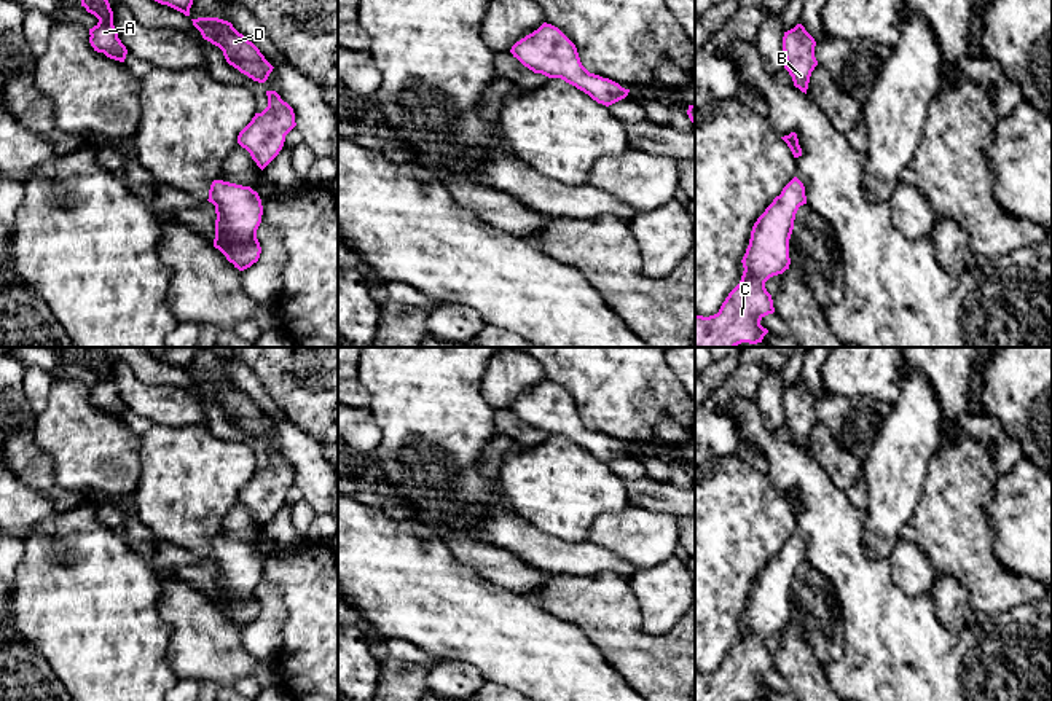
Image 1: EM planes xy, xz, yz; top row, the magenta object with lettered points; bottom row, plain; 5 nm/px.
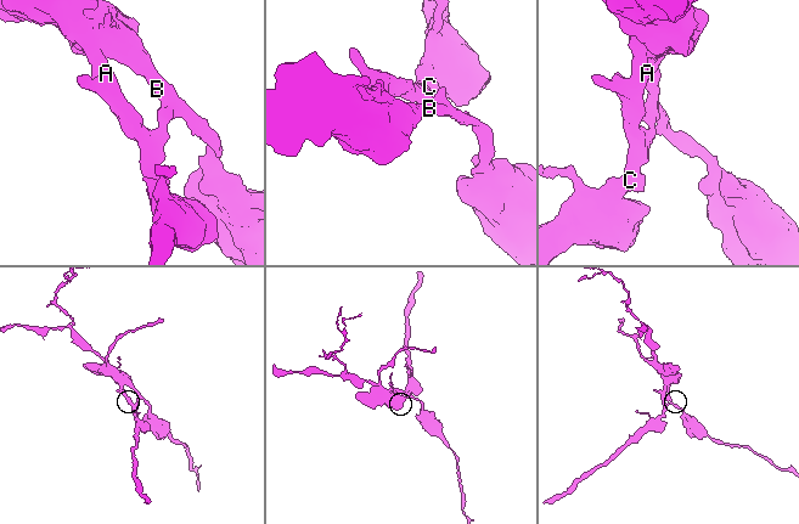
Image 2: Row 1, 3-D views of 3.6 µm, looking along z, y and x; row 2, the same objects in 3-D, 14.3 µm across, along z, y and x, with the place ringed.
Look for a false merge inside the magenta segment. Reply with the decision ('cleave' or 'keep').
cleave

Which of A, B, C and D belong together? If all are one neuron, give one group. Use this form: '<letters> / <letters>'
A C / B D

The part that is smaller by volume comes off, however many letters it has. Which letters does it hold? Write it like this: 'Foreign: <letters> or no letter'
Foreign: A, C

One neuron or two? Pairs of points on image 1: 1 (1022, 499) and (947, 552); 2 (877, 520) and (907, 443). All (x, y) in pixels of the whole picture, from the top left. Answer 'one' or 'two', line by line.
1: two
2: one

